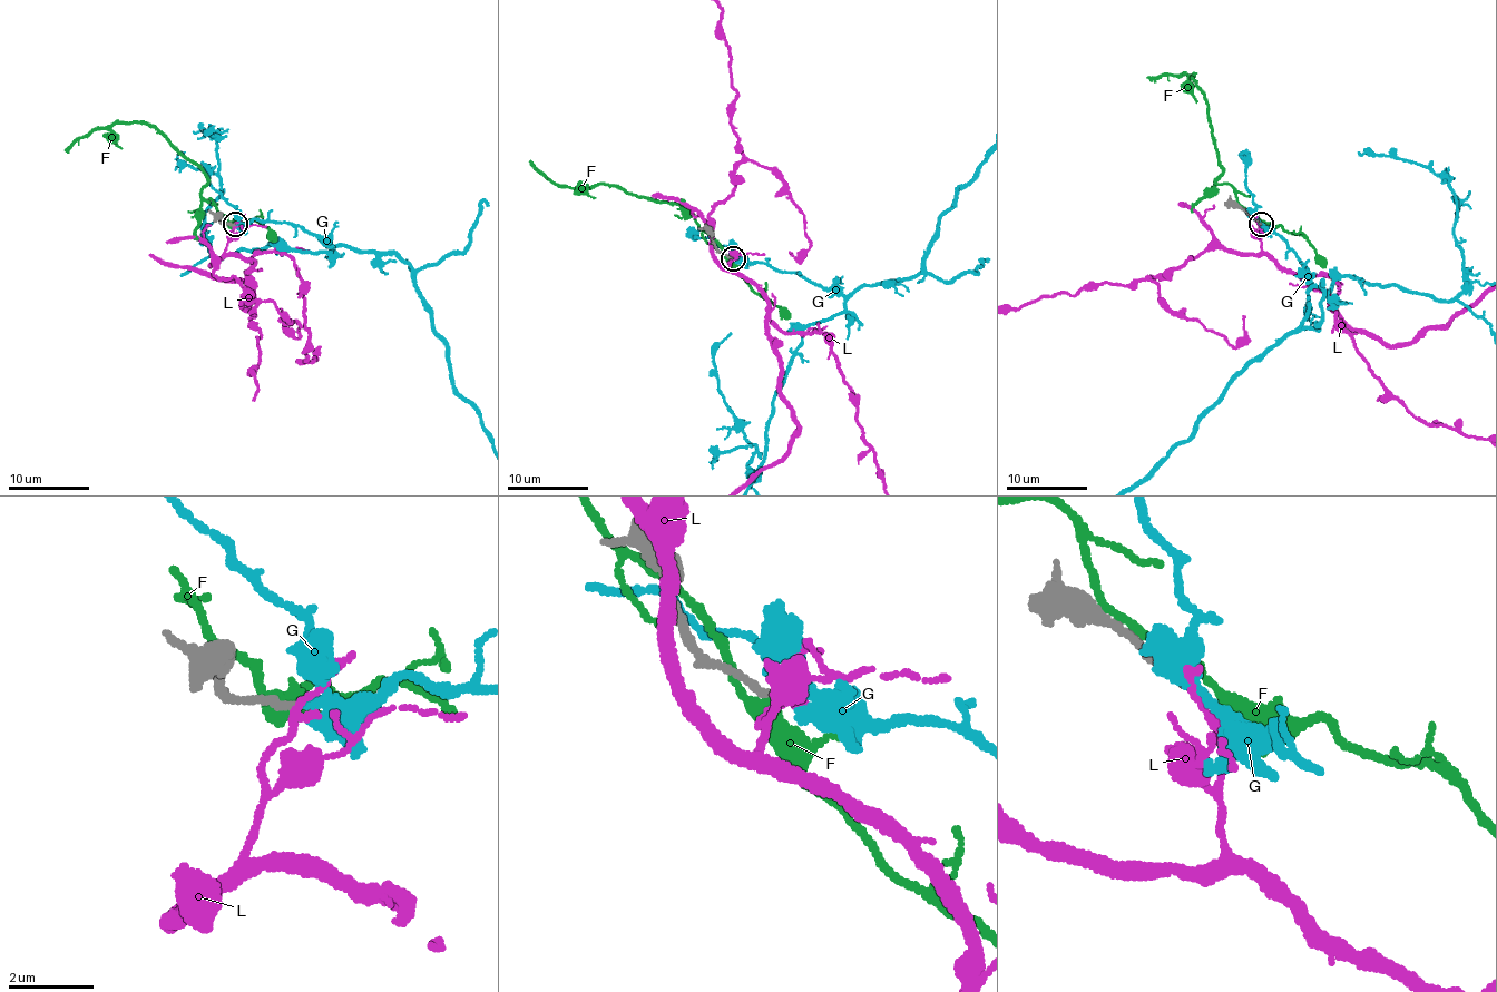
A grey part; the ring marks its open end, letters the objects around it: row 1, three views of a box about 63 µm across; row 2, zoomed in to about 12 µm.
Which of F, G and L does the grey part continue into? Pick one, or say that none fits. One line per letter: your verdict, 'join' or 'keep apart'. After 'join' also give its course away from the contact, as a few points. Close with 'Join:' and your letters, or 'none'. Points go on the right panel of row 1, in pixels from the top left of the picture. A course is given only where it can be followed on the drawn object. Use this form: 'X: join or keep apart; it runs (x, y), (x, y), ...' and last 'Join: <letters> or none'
F: keep apart
G: join; it runs (1261, 223), (1316, 287), (1350, 276), (1453, 301), (1464, 255), (1454, 189), (1427, 167), (1358, 153)
L: keep apart
Join: G

